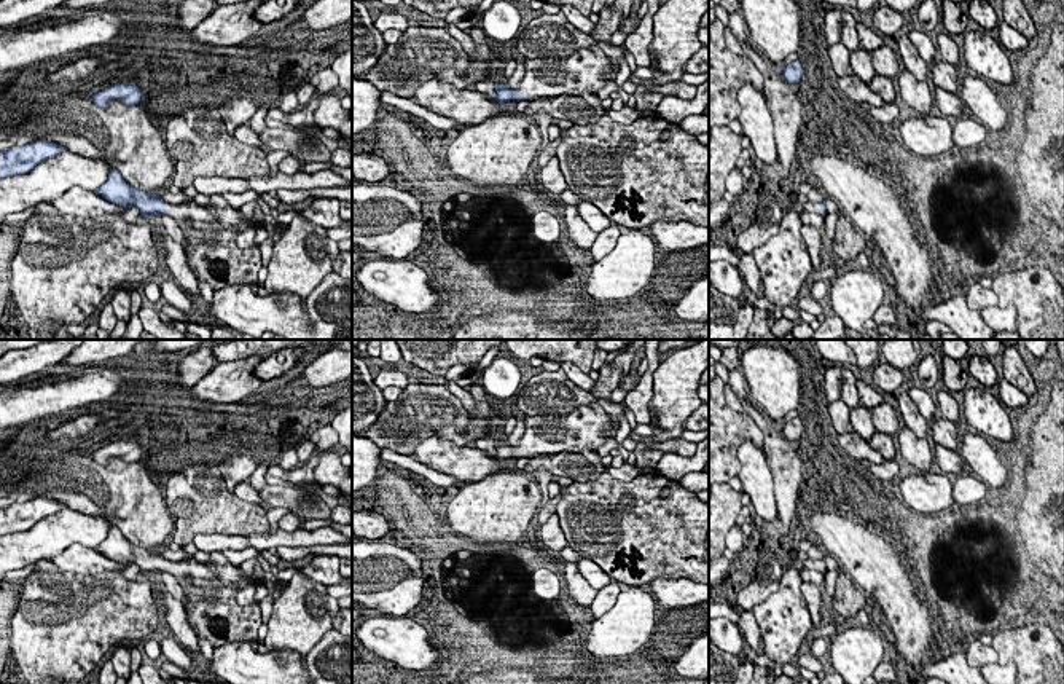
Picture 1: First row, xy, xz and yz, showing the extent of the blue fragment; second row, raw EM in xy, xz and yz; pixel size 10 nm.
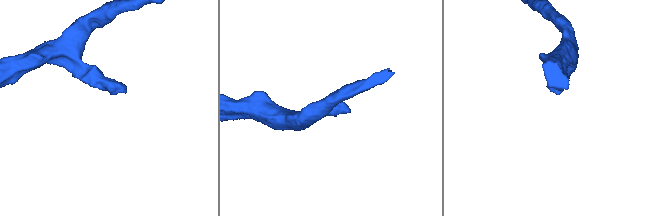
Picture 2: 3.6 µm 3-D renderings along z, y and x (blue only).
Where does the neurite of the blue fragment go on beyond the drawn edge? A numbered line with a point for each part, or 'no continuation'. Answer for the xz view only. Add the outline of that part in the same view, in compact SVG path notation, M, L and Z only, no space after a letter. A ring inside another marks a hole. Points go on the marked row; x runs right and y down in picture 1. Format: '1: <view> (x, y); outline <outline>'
1: xz (588, 69); outline M597 46L581 48L564 57L526 59L522 65L519 89L526 100L557 97L572 89L597 94L608 80L615 81L618 73Z

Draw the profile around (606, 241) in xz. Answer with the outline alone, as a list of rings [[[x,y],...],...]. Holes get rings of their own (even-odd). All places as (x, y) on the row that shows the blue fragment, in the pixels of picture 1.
[[[612,223],[608,228],[602,230],[597,234],[597,238],[589,250],[594,261],[599,261],[607,254],[610,254],[615,249],[618,238],[620,238],[620,226],[618,225]]]

